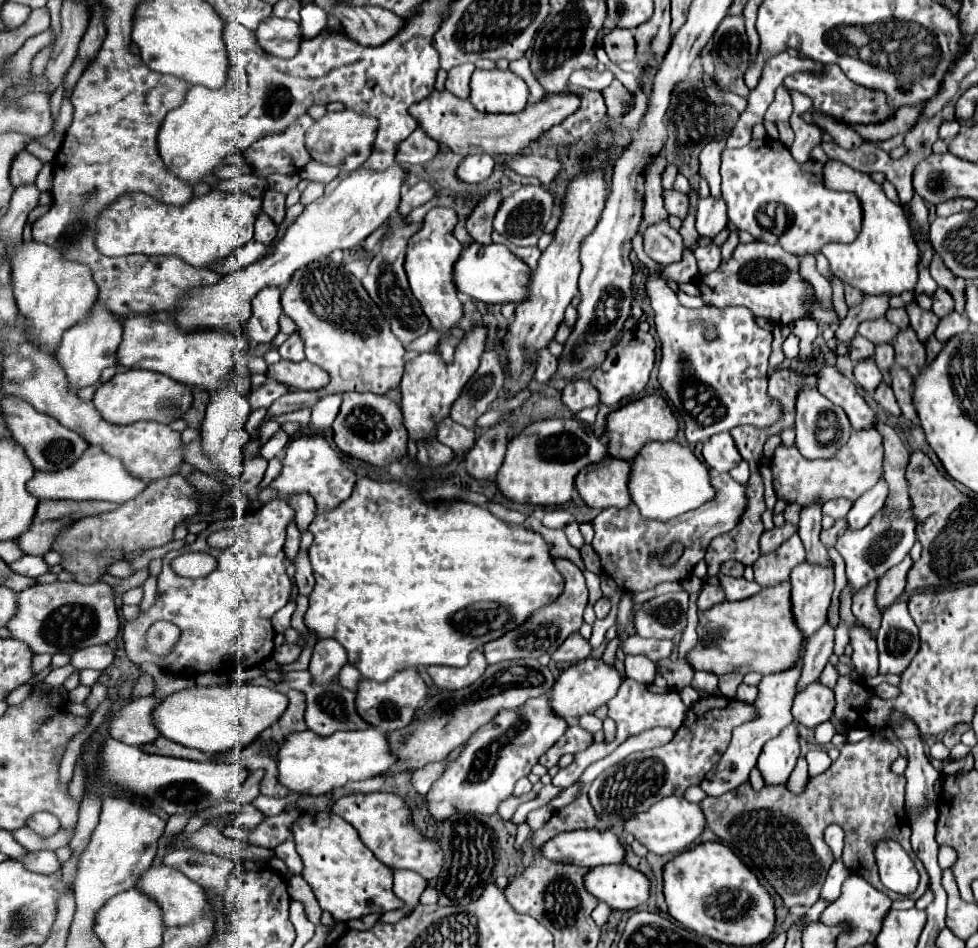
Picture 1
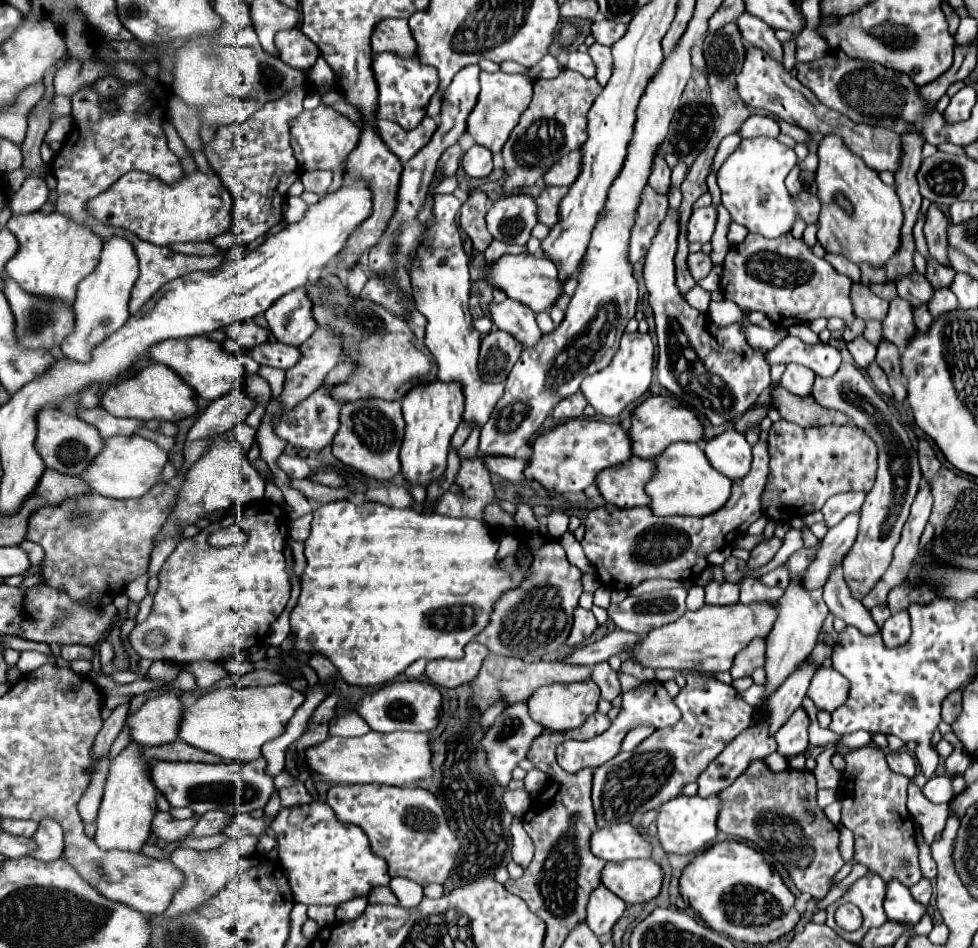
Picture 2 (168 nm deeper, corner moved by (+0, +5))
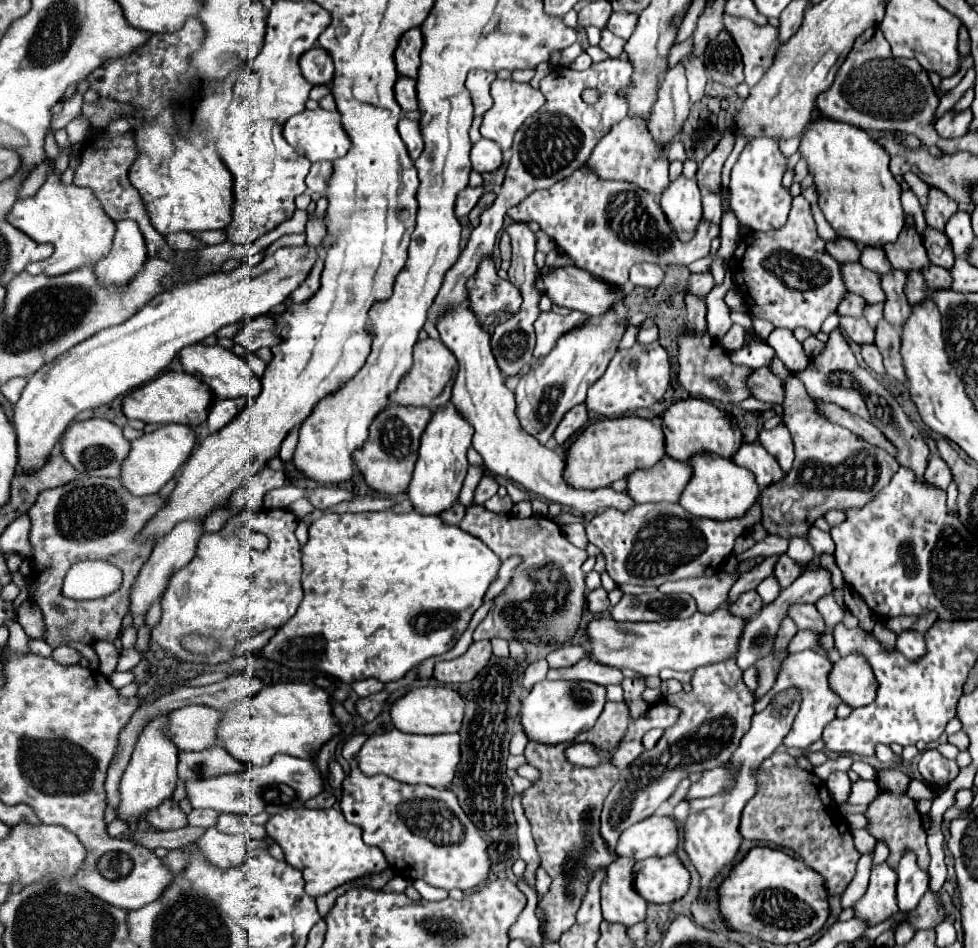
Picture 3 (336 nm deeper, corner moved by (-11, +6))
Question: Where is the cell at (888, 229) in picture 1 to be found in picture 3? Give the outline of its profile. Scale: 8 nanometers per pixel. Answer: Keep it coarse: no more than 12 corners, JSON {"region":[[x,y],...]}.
{"region":[[815,118],[799,136],[841,238],[895,242],[905,212],[871,134]]}

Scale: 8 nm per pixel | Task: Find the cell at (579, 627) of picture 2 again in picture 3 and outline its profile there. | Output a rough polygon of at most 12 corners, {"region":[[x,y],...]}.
{"region":[[595,588],[587,594],[589,610],[593,614],[611,608],[607,590]]}

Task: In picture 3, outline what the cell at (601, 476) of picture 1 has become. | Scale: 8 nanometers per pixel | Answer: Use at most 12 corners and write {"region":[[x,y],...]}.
{"region":[[665,456],[633,472],[637,504],[679,502],[691,464]]}

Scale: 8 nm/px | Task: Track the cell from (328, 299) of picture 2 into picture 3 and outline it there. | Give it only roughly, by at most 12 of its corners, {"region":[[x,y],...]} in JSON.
{"region":[[441,340],[415,344],[393,404],[441,408],[457,360]]}

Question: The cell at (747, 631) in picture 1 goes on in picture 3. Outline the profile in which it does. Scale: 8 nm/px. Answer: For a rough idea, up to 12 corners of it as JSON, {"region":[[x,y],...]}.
{"region":[[593,618],[589,656],[657,676],[735,658],[745,620]]}

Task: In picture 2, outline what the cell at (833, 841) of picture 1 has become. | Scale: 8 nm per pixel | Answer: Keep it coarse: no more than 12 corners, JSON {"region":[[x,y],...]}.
{"region":[[841,801],[828,805],[824,812],[837,827],[841,820]]}

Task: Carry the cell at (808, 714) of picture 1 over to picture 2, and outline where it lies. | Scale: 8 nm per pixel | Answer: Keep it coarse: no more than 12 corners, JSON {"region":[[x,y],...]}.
{"region":[[820,667],[806,693],[832,713],[848,697],[848,681]]}

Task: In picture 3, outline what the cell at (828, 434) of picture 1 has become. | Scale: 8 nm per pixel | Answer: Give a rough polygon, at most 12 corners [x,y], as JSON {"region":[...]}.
{"region":[[775,328],[767,344],[789,372],[807,368],[801,342],[789,328]]}

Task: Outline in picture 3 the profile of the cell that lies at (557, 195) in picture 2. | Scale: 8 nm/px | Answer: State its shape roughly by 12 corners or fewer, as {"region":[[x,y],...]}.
{"region":[[583,166],[511,208],[615,286],[639,262],[689,266],[651,192]]}

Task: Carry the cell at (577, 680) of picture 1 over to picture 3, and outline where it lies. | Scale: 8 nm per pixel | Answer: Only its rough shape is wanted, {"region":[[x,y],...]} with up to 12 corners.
{"region":[[543,680],[521,700],[519,722],[539,744],[593,728],[605,688]]}

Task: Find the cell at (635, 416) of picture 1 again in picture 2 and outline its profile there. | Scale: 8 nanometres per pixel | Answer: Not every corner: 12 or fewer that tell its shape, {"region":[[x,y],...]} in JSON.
{"region":[[676,399],[632,411],[632,455],[654,459],[670,443],[698,443],[702,425]]}

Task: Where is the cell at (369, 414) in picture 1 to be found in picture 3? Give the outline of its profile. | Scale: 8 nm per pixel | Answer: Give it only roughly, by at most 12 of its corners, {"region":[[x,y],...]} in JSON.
{"region":[[393,404],[353,454],[369,488],[407,490],[433,410]]}

